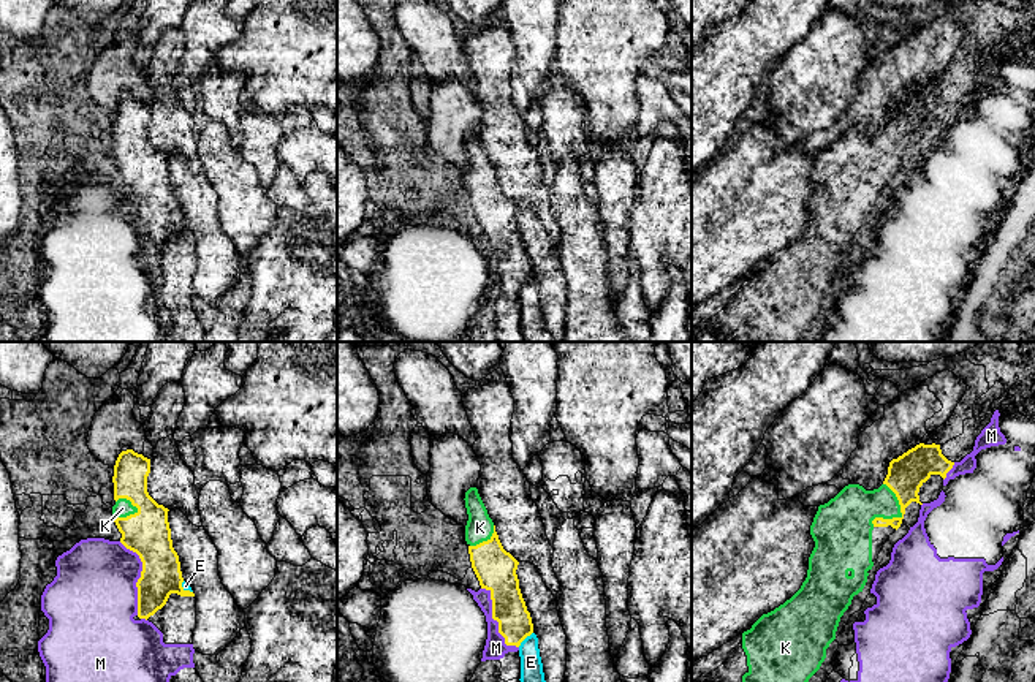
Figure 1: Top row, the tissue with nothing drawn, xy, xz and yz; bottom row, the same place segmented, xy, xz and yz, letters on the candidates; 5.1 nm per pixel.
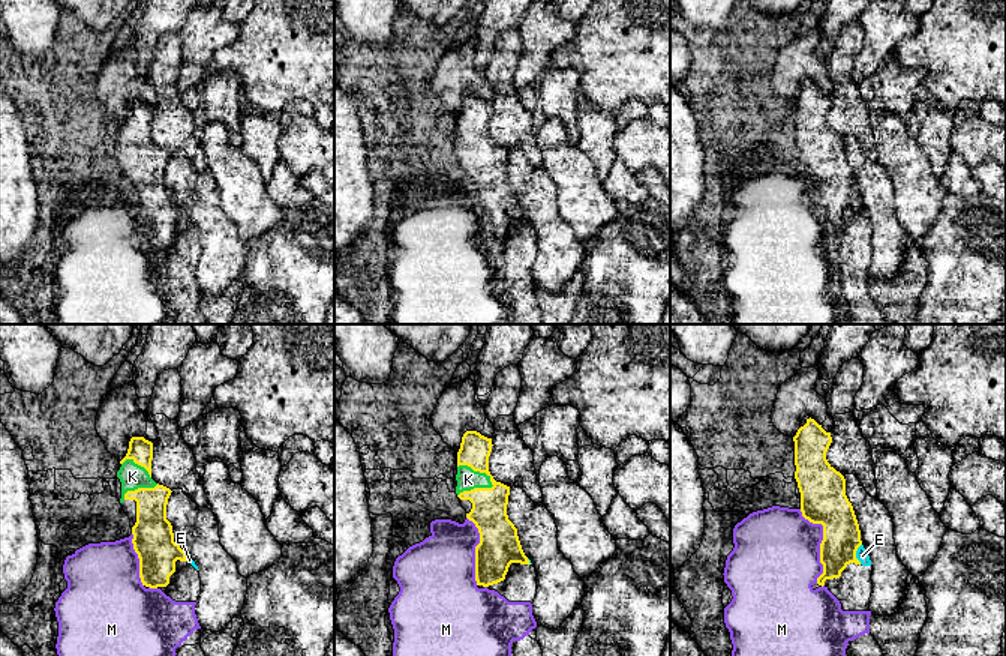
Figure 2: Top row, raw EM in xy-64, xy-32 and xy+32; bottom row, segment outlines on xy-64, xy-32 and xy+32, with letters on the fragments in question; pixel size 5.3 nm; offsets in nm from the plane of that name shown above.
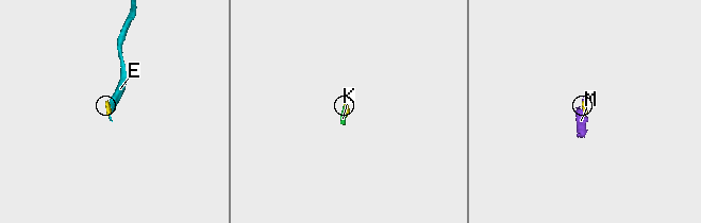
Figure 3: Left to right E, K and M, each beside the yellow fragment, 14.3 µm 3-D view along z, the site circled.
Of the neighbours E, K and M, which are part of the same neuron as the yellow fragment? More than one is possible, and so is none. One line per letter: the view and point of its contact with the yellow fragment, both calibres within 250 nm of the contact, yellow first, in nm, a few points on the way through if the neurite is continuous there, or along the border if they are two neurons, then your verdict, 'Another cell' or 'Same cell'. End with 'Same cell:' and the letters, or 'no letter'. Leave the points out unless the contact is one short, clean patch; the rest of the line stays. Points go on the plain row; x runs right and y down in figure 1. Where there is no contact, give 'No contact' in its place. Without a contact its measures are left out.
E: Touches yellow at xz (524, 284). Thickness 180 nm (yellow) against 130 nm. Another cell
K: Touches yellow at yz (899, 163). Thickness 190 nm (yellow) against 240 nm. Same cell
M: Touches yellow at xy (141, 222). Thickness 240 nm (yellow) against 420 nm. Another cell
Same cell: K

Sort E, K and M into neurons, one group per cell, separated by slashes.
E M / K

